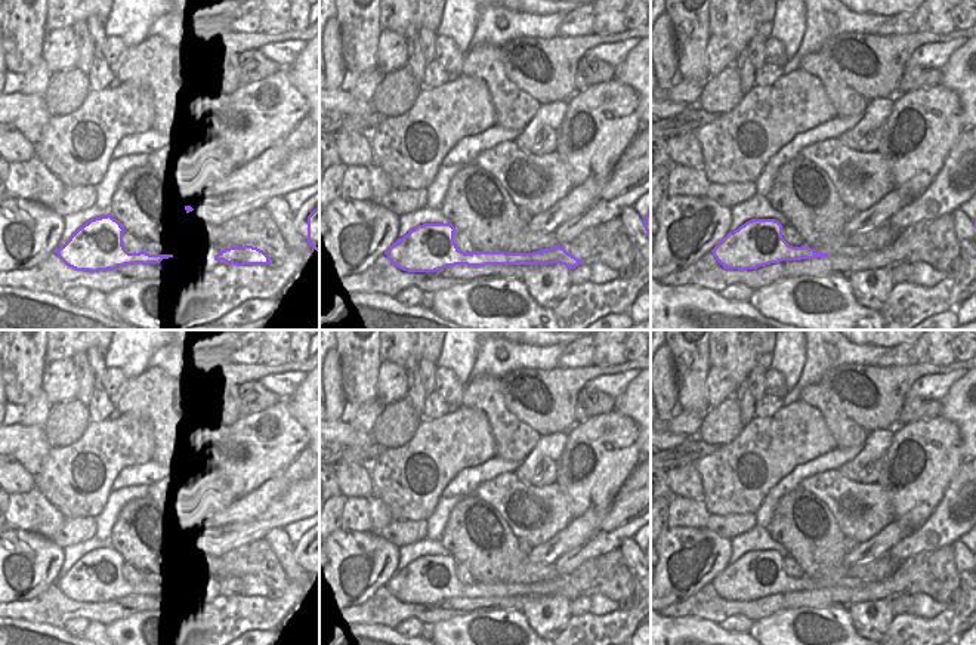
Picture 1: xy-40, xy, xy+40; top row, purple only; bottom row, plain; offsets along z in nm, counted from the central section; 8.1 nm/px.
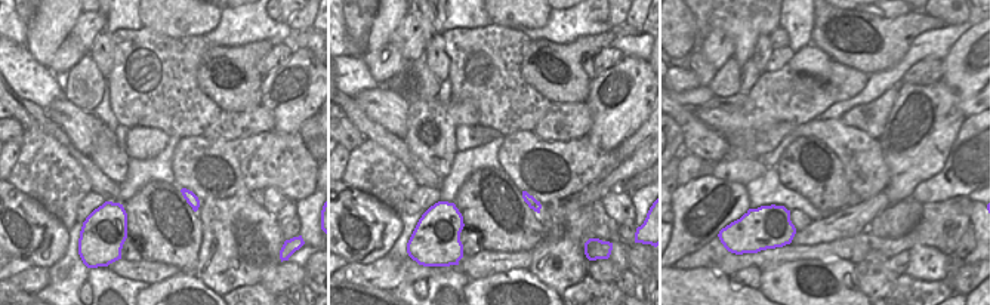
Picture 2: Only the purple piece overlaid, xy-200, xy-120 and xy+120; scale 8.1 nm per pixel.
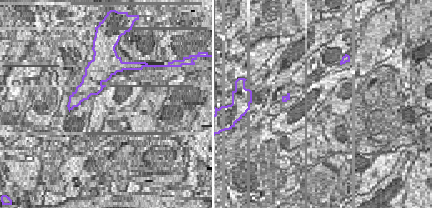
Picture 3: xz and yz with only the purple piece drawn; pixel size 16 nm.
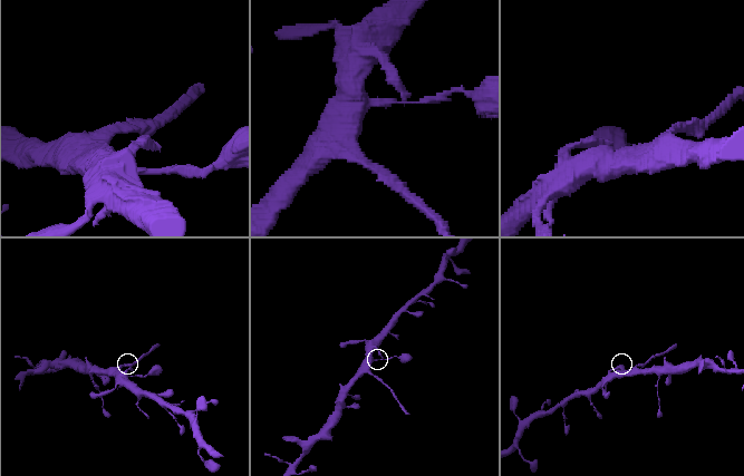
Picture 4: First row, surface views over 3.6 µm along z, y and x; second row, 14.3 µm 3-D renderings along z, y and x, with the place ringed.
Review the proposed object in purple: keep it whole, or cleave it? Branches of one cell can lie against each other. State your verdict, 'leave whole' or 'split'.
leave whole

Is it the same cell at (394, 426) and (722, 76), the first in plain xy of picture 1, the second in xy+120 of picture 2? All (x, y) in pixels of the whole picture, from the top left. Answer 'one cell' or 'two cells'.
one cell

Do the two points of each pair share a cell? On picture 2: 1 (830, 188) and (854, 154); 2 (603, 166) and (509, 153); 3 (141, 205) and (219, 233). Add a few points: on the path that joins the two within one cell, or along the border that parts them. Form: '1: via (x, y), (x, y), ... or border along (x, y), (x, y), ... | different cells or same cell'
1: border along (823, 141), (841, 163), (847, 185), (853, 191) | different cells
2: via (579, 163), (545, 147), (533, 148) | same cell
3: border along (196, 212), (201, 225), (199, 261) | different cells

